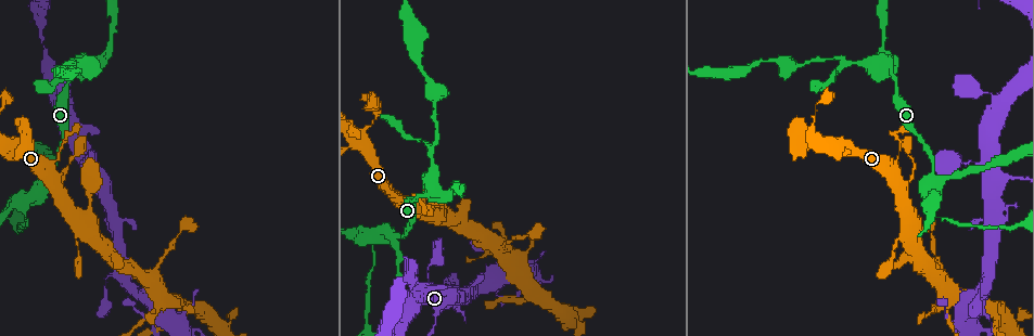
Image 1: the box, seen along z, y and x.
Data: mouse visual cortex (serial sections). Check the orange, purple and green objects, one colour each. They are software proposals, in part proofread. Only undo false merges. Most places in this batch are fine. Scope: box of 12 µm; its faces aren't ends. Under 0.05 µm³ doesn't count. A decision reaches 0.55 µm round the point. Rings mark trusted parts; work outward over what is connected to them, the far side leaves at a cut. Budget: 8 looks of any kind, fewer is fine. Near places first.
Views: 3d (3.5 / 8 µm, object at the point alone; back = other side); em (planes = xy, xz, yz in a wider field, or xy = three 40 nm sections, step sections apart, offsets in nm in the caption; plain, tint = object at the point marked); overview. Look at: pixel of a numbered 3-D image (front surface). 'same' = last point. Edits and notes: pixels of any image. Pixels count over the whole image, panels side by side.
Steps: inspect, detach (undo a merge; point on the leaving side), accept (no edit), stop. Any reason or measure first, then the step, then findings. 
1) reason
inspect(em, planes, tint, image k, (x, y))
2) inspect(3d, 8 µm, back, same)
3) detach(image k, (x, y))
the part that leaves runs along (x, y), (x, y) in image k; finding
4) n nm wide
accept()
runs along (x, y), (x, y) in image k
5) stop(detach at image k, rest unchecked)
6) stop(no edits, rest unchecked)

abrupt turn
inspect(3d, 3.5 µm, image 1, (803, 145))

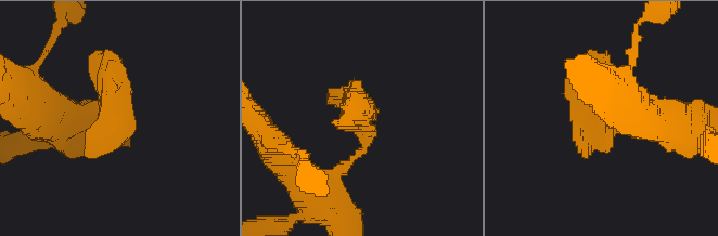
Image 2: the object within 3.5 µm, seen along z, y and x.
inspect(em, xy, step 5, tint, image 2, (120, 116))

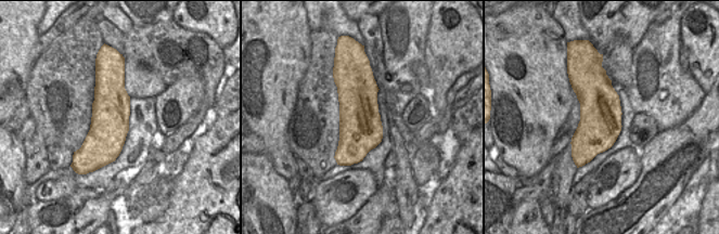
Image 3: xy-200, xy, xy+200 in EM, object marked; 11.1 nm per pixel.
accept()
runs along (663, 115), (610, 118), (606, 58) in image 2; one cell here

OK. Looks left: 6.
thin neck
inspect(3d, 3.5 µm, image 1, (431, 147))

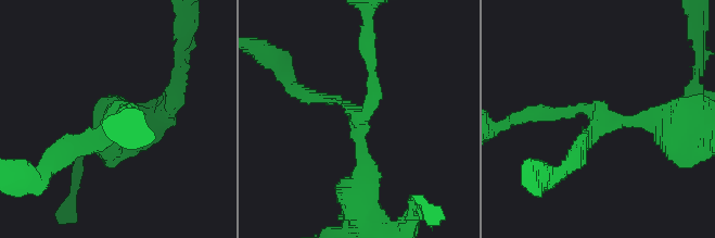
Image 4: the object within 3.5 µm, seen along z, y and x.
3 arms; arms of 150, 150, 350 nm; need the tissue
inspect(em, xy, step 2, tint, image 4, (361, 123))

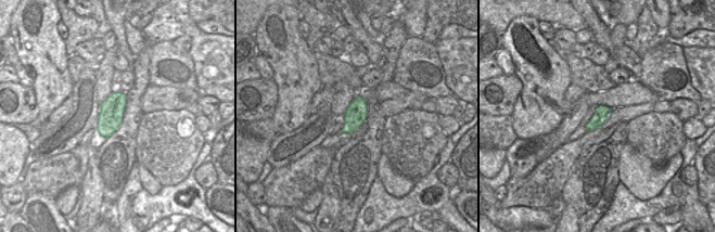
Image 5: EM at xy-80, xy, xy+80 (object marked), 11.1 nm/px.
inspect(em, xy, step 5, tint, same)

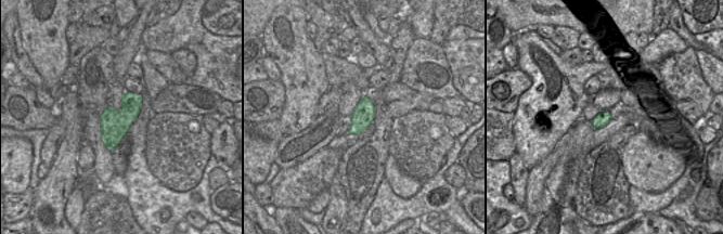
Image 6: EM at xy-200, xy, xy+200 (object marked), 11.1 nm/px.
240 nm wide
accept()
runs along (679, 120), (540, 109) in image 4; continuous, no second cell

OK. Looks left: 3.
small branch off a trunk
inspect(3d, 8 µm, image 1, (996, 95))

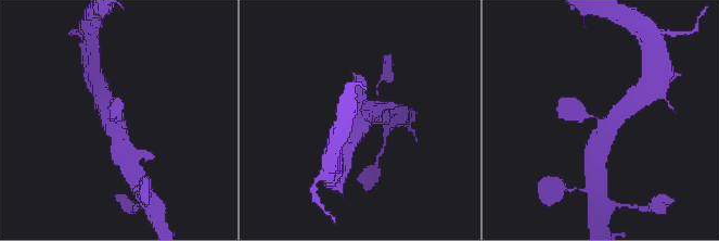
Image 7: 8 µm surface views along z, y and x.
3 arms; arms of 250, 600, 700 nm; need the tissue
inspect(em, planes, tint, image 7, (599, 122))

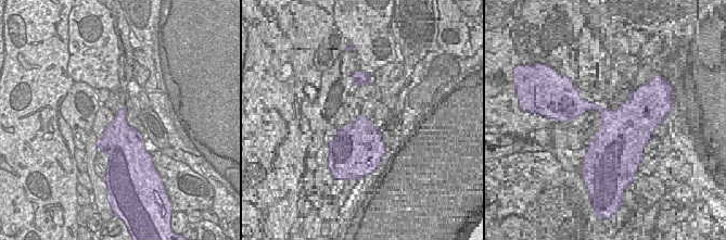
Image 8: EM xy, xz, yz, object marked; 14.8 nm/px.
accept()
all the same cell

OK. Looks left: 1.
stop(no edits, rest unchecked)

